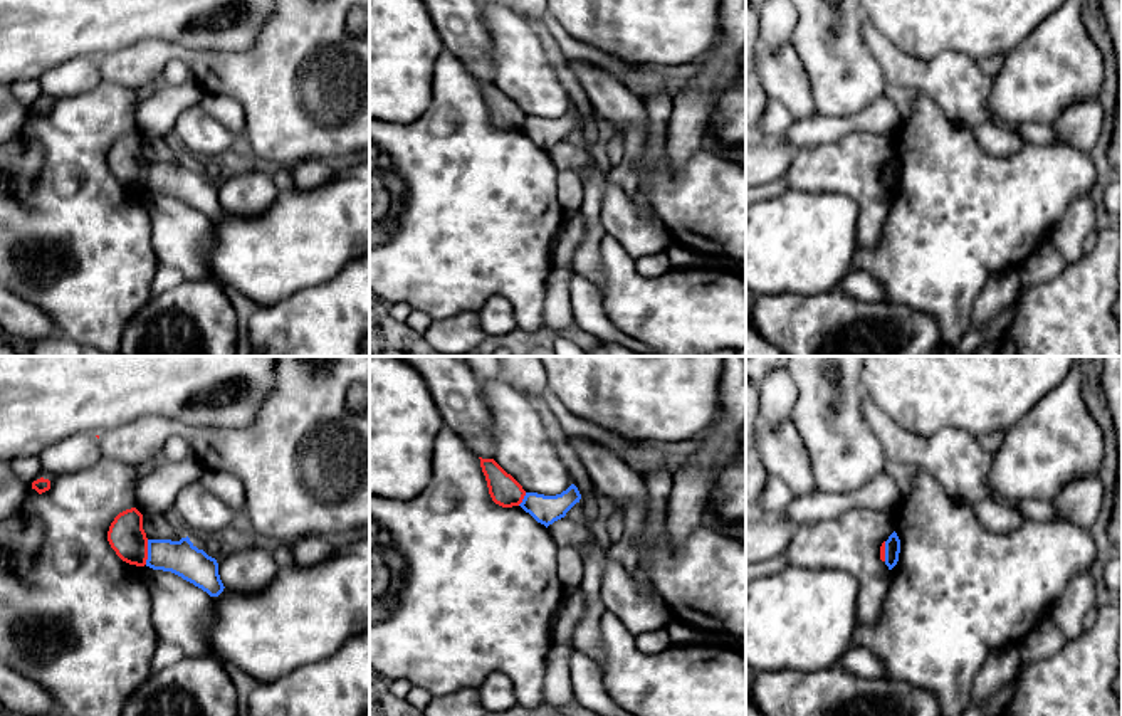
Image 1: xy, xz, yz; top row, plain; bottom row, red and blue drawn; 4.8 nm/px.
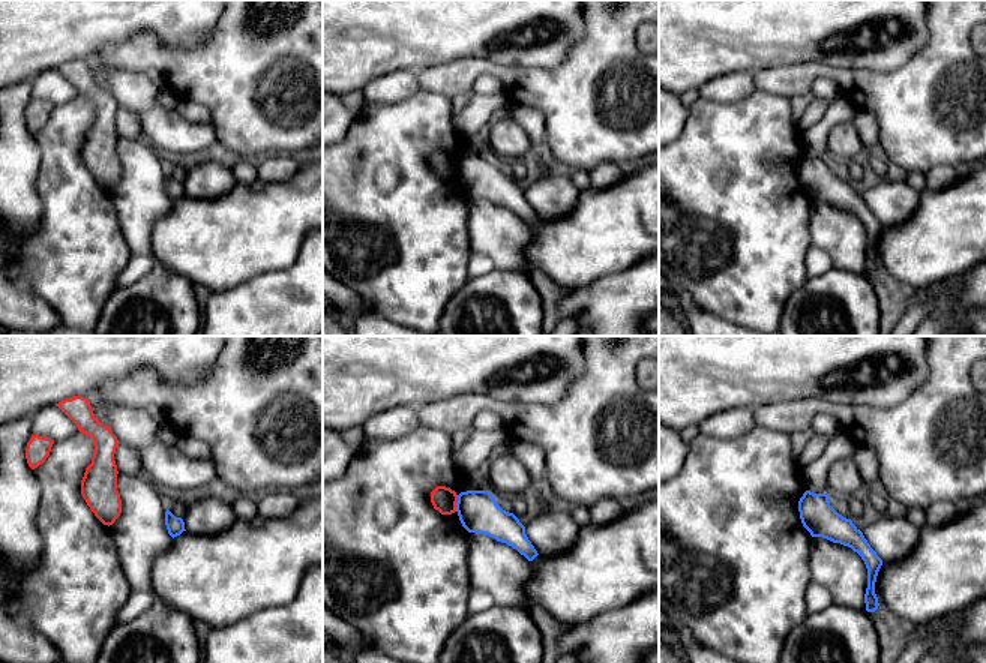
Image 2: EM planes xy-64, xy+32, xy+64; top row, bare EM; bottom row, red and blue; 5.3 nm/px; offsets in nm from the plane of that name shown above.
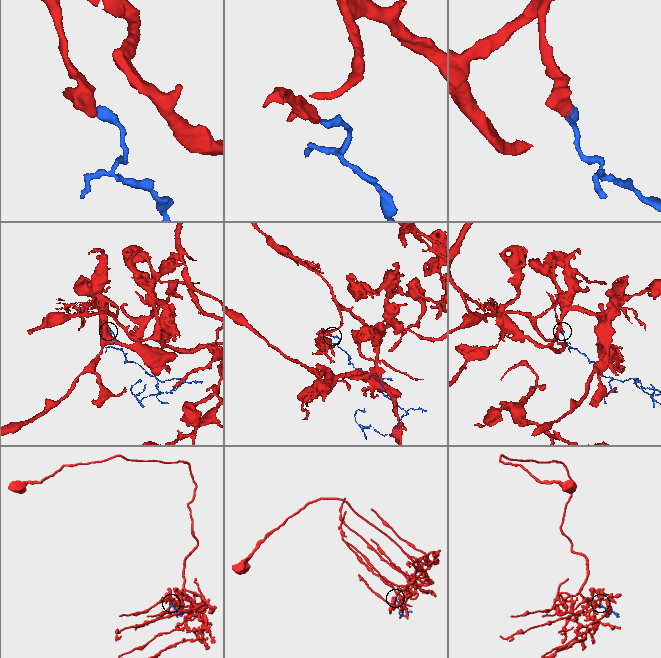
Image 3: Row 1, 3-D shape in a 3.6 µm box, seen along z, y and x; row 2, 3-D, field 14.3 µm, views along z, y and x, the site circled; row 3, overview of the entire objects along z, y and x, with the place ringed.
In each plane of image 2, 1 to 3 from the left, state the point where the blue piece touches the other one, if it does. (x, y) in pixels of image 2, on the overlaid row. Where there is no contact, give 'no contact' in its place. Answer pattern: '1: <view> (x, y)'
1: no contact
2: xy+32 (456, 501)
3: no contact

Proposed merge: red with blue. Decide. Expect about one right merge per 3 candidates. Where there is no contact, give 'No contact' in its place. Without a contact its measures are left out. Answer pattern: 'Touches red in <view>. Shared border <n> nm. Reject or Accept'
Touches red in xy. Shared border 120 nm. Reject

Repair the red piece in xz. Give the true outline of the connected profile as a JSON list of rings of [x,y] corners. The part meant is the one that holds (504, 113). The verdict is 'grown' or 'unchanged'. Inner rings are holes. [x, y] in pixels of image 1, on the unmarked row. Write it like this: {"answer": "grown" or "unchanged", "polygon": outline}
{"answer": "unchanged", "polygon": [[[479,82],[492,124],[502,131],[519,129],[526,119],[522,109],[494,82]]]}

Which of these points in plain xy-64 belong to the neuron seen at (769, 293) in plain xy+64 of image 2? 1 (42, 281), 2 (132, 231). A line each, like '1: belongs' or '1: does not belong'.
1: belongs
2: does not belong

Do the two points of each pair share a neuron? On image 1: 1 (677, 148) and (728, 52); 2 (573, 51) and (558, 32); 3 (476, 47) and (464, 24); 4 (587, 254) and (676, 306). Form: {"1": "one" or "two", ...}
{"1": "one", "2": "one", "3": "one", "4": "two"}

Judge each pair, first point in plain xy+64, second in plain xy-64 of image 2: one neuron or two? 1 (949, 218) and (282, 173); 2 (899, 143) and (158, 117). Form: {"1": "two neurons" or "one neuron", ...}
{"1": "two neurons", "2": "two neurons"}

